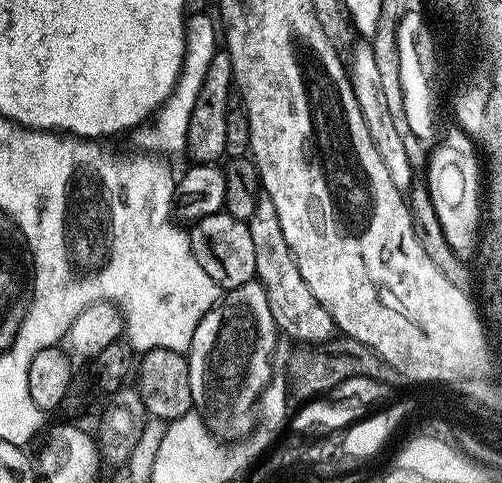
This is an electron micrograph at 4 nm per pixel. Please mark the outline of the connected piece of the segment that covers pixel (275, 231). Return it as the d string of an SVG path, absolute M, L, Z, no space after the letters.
M261 195L258 206L254 206L254 214L246 222L250 230L250 239L254 241L254 266L256 267L255 279L266 290L266 298L270 302L270 314L274 314L274 322L281 333L284 332L292 340L297 340L297 345L311 346L325 344L333 339L337 331L332 316L314 298L310 286L306 286L306 278L298 270L298 262L286 246L286 238L282 234L282 226L278 222L278 210L274 210L274 202Z

